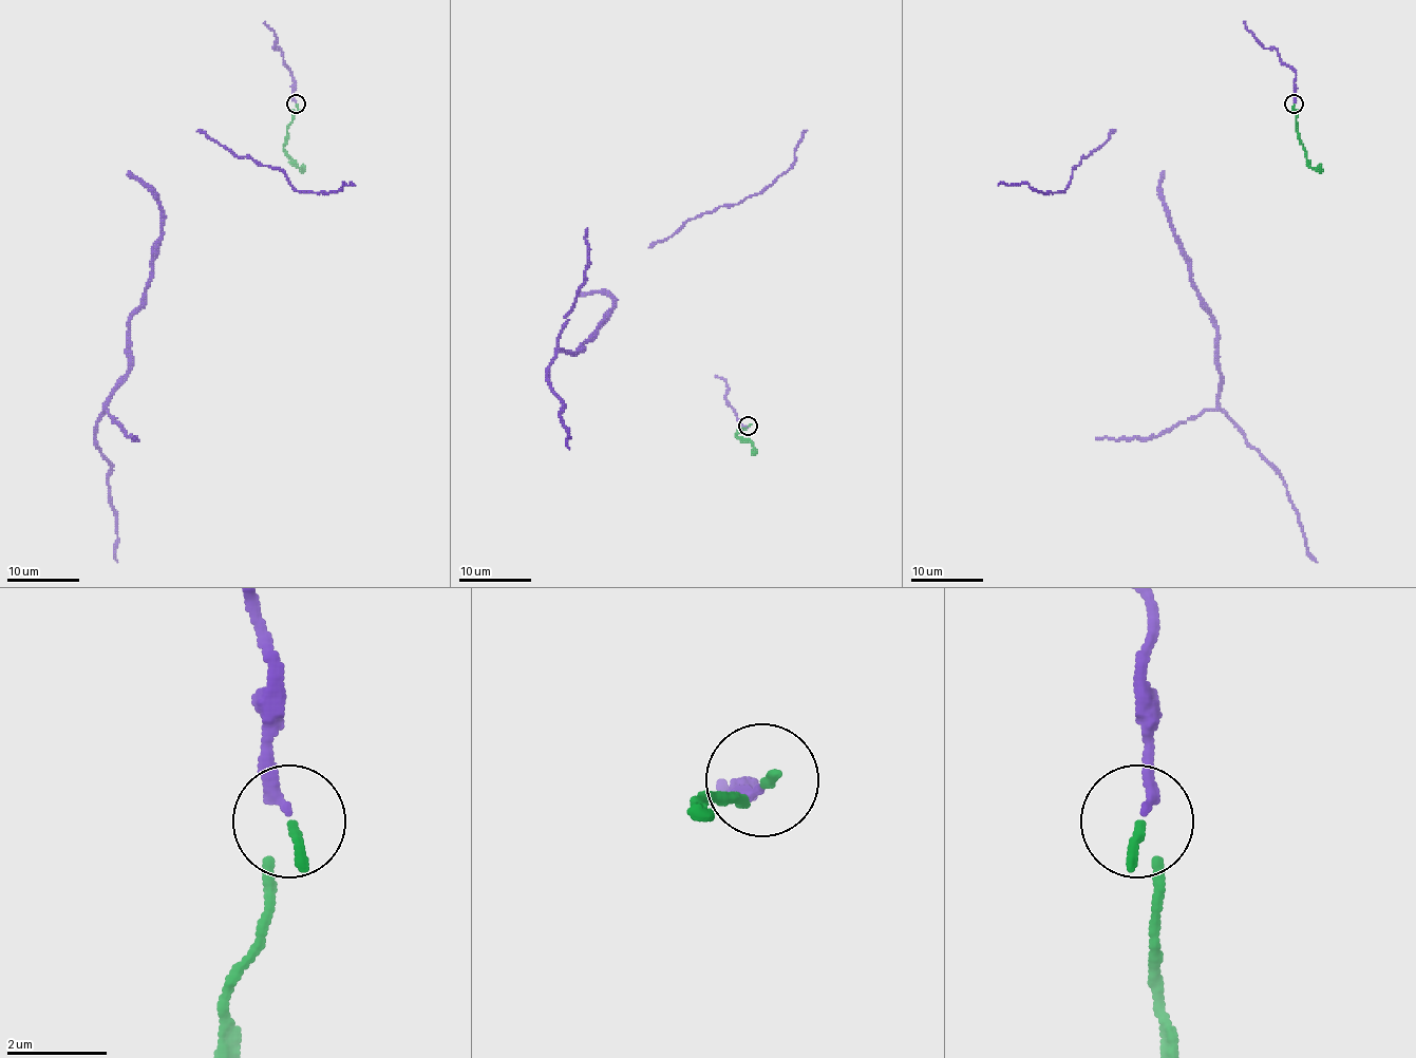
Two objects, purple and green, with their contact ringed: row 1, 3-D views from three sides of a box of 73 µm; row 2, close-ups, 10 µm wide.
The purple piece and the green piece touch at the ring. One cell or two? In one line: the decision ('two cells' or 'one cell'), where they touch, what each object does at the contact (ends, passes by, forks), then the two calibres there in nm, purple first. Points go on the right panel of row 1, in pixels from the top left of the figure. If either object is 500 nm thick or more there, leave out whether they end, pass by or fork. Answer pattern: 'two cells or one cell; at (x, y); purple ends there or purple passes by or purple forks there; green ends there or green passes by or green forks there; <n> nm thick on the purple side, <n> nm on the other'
one cell; at (1294, 104); purple ends there; green ends there; 220 nm thick on the purple side, 180 nm on the other

